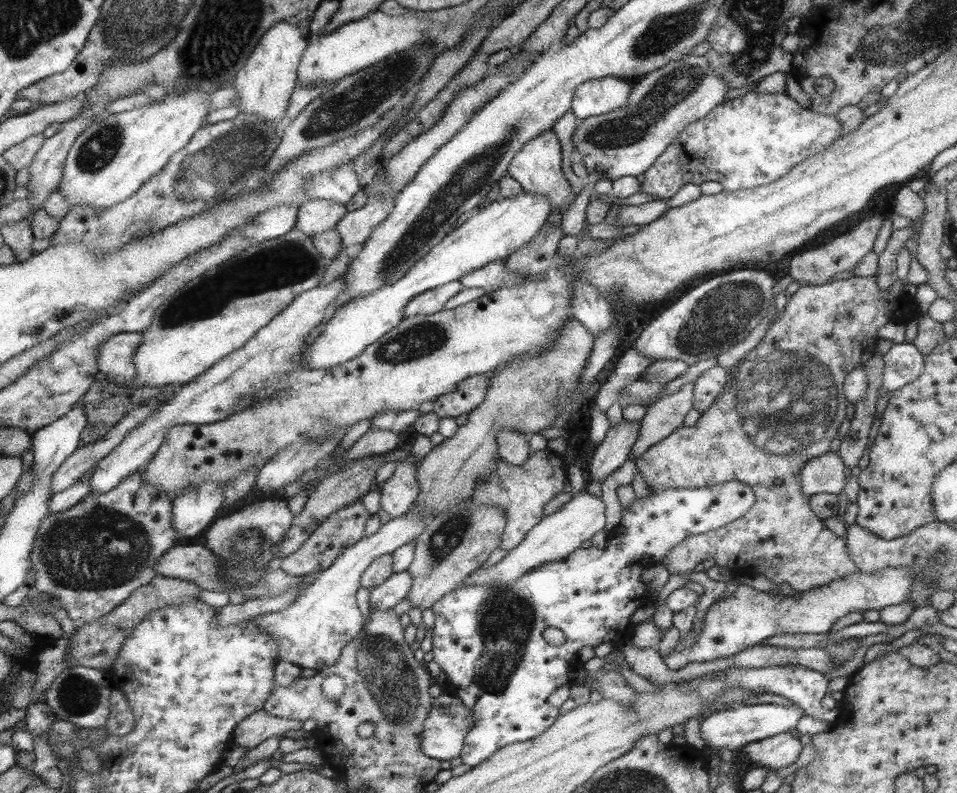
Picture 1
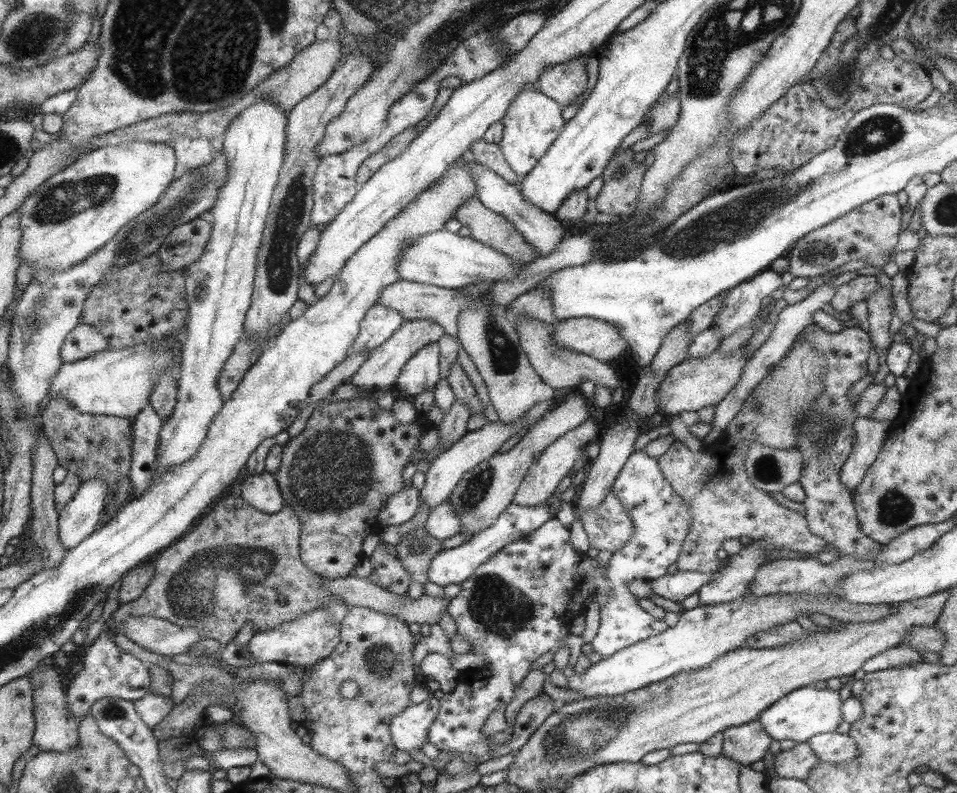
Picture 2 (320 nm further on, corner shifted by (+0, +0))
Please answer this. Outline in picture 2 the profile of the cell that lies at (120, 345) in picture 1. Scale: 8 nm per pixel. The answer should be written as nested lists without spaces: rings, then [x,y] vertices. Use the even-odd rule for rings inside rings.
[[[82,323],[73,329],[64,342],[62,358],[65,363],[80,361],[109,348],[112,347],[104,334],[101,334],[94,326]]]

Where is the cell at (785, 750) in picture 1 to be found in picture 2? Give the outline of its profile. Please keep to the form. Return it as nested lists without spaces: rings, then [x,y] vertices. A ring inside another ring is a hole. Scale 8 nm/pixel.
[[[757,720],[729,727],[722,730],[721,734],[721,755],[738,762],[739,765],[750,765],[762,760],[765,750],[771,744],[771,736]]]

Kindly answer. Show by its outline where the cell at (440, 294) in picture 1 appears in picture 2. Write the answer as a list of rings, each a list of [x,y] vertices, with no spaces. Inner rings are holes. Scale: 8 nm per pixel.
[[[374,304],[360,321],[360,332],[348,348],[346,358],[362,352],[363,349],[372,351],[383,344],[403,321],[404,318],[396,310]]]

